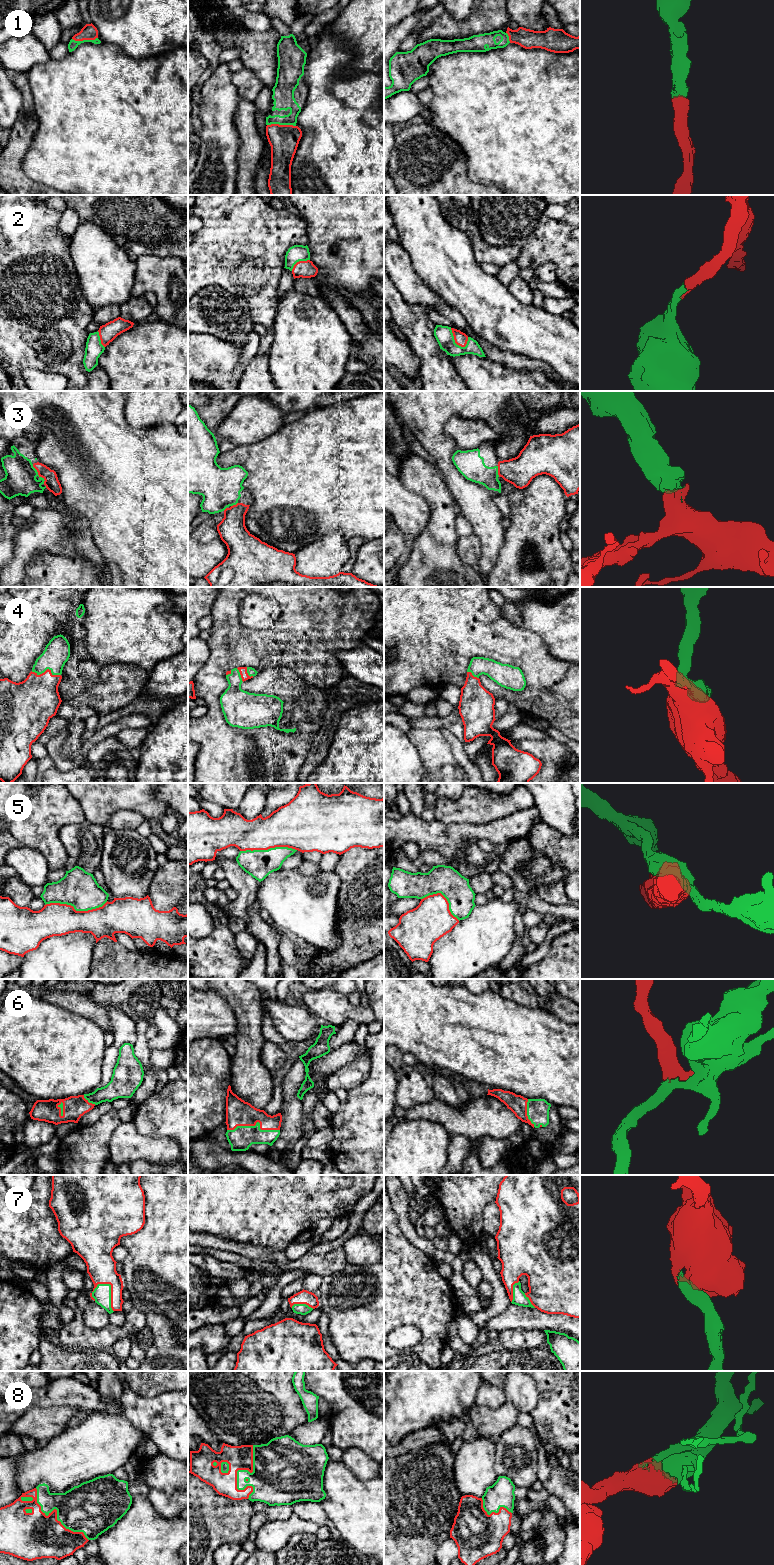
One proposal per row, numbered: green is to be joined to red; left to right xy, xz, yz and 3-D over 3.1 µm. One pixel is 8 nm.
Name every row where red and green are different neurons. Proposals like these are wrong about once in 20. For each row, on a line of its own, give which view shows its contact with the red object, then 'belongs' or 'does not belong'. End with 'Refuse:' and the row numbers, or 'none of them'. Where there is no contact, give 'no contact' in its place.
1: contact in xz; belongs
2: contact in yz; belongs
3: contact in xy; belongs
4: contact in xy; belongs
5: contact in xy; does not belong
6: contact in xz; belongs
7: contact in xy; belongs
8: contact in xz; belongs
Refuse: 5

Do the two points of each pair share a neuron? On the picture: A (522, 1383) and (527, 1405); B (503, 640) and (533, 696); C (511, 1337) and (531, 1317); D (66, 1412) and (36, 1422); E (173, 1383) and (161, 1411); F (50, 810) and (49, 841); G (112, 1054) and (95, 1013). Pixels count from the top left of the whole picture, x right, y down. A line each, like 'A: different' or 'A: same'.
A: same
B: same
C: different
D: same
E: different
F: same
G: different

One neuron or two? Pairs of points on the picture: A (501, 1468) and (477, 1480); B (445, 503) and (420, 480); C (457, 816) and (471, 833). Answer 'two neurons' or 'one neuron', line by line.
A: two neurons
B: one neuron
C: two neurons

